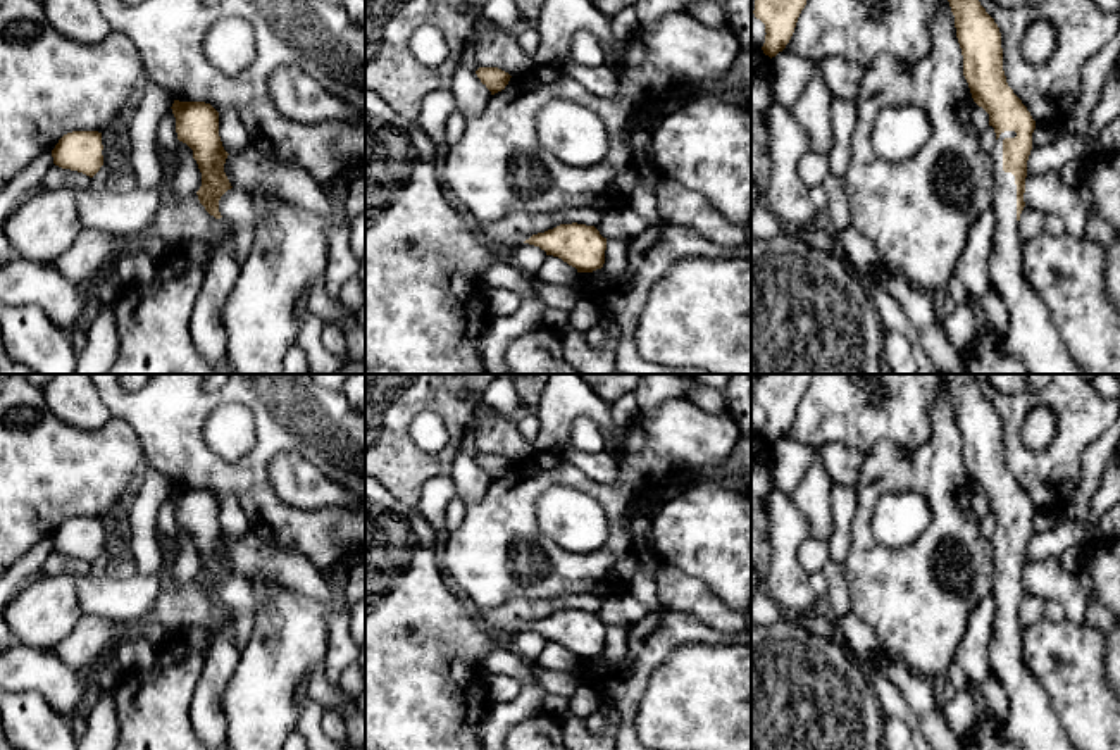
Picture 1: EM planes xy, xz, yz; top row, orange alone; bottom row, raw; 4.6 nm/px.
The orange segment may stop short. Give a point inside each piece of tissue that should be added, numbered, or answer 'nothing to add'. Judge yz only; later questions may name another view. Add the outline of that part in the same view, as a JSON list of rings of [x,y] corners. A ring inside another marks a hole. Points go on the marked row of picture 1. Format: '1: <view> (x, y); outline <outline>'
1: yz (1032, 338); outline [[[1015,131],[1001,133],[991,152],[994,234],[989,272],[1010,316],[1005,345],[1030,374],[1080,374],[1053,326],[1046,303],[1024,276],[1017,184],[1015,176],[1003,171],[1003,140],[1015,136]]]

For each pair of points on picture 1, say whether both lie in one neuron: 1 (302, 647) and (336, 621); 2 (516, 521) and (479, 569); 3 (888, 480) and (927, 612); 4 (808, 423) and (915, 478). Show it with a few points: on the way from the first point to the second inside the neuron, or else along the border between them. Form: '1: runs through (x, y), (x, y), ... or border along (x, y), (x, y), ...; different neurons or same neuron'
1: border along (343, 590), (343, 606), (328, 619), (324, 668); different neurons
2: runs through (504, 533), (500, 537), (500, 549), (491, 557); same neuron
3: runs through (864, 511), (864, 549), (895, 580); same neuron
4: border along (908, 449), (889, 442), (877, 442), (864, 456); different neurons

